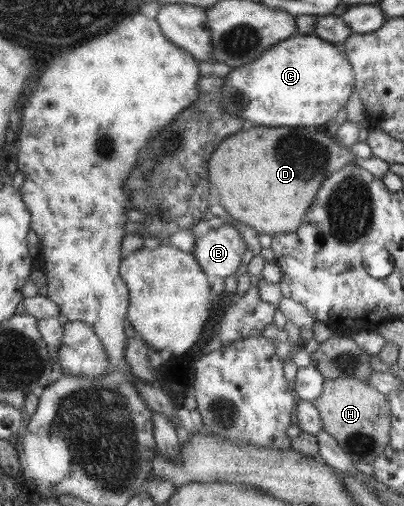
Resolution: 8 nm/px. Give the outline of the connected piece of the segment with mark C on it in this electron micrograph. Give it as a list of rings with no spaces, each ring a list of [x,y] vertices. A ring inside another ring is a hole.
[[[291,35],[287,39],[272,45],[269,49],[263,51],[254,60],[247,62],[245,65],[233,68],[233,71],[229,71],[225,75],[225,81],[222,81],[222,86],[220,89],[220,111],[224,113],[225,116],[235,118],[238,116],[243,121],[251,121],[253,125],[263,125],[263,127],[307,127],[307,125],[323,125],[331,117],[334,117],[335,113],[339,111],[341,107],[345,107],[345,102],[347,97],[351,96],[354,89],[353,76],[351,76],[351,66],[348,65],[345,56],[342,54],[342,50],[336,49],[337,45],[329,43],[328,41],[323,41],[315,35]]]

